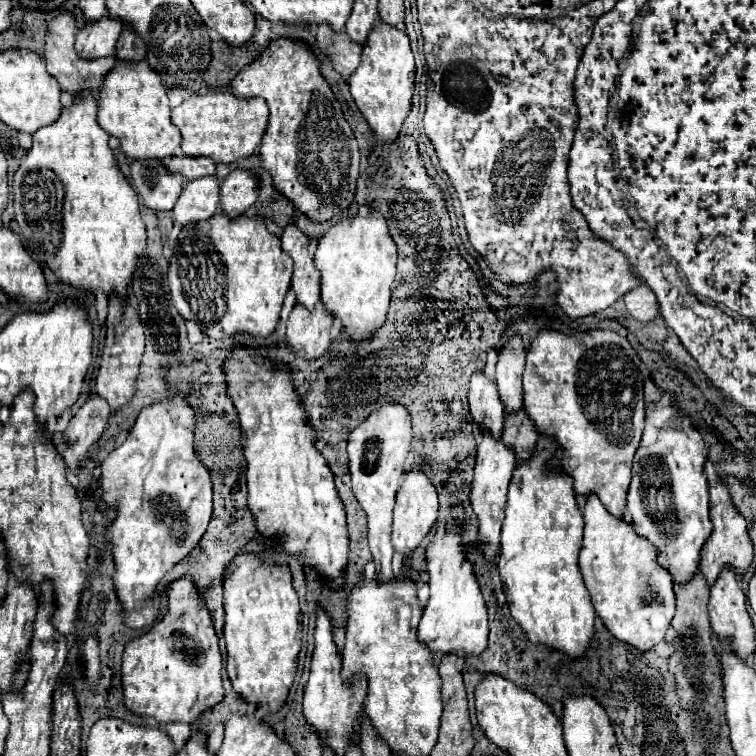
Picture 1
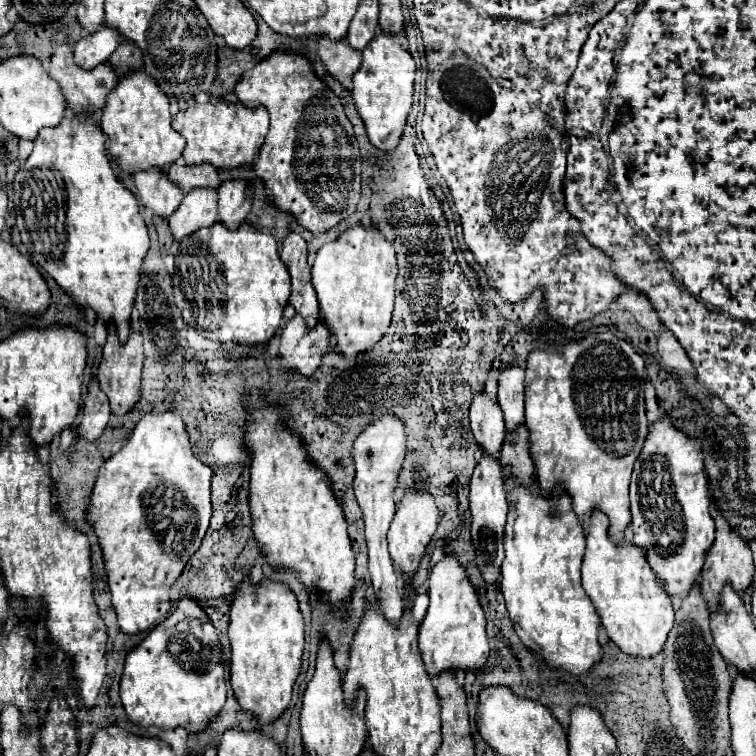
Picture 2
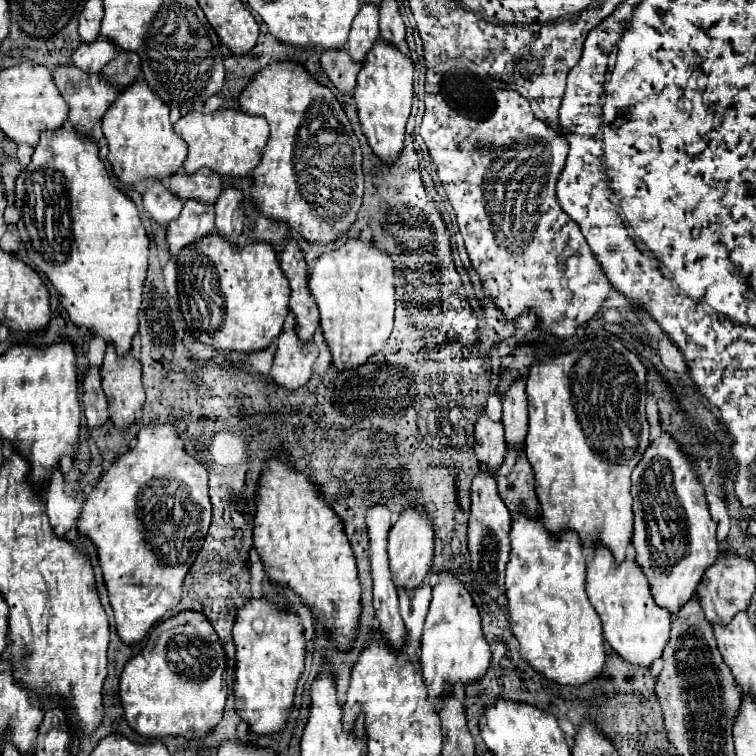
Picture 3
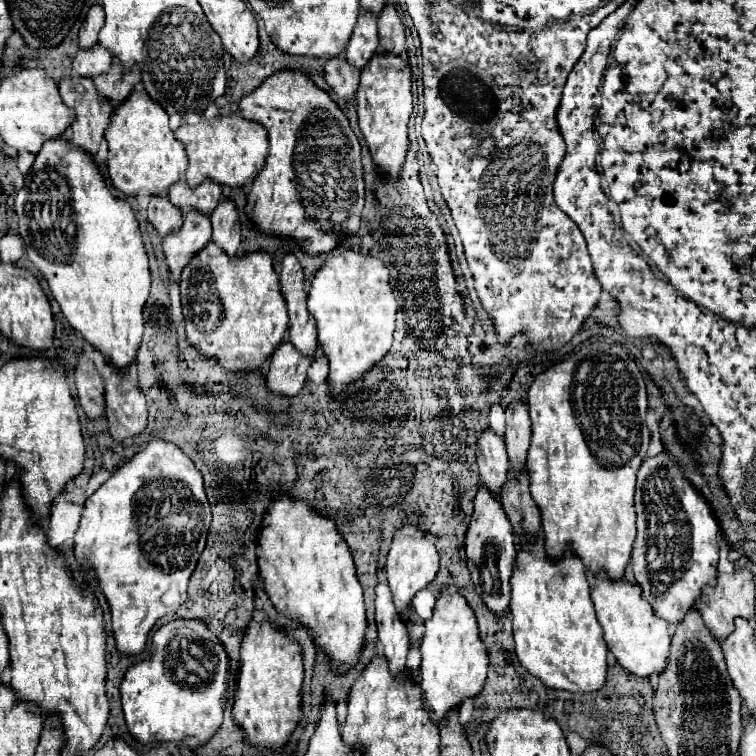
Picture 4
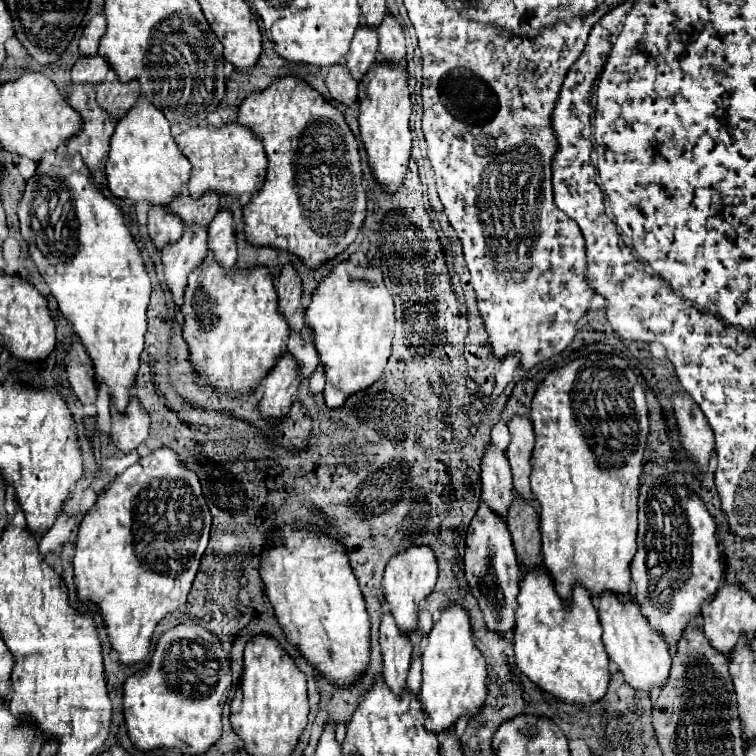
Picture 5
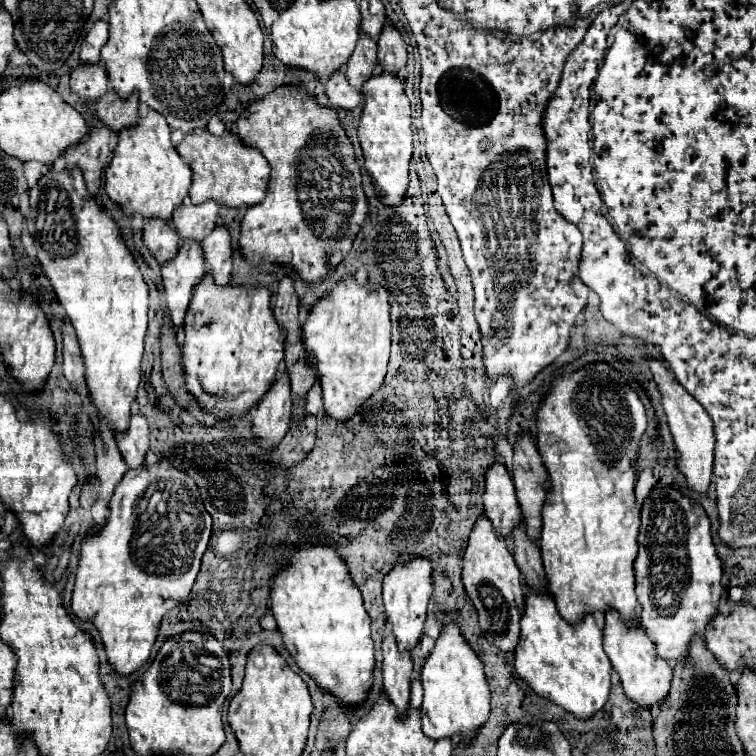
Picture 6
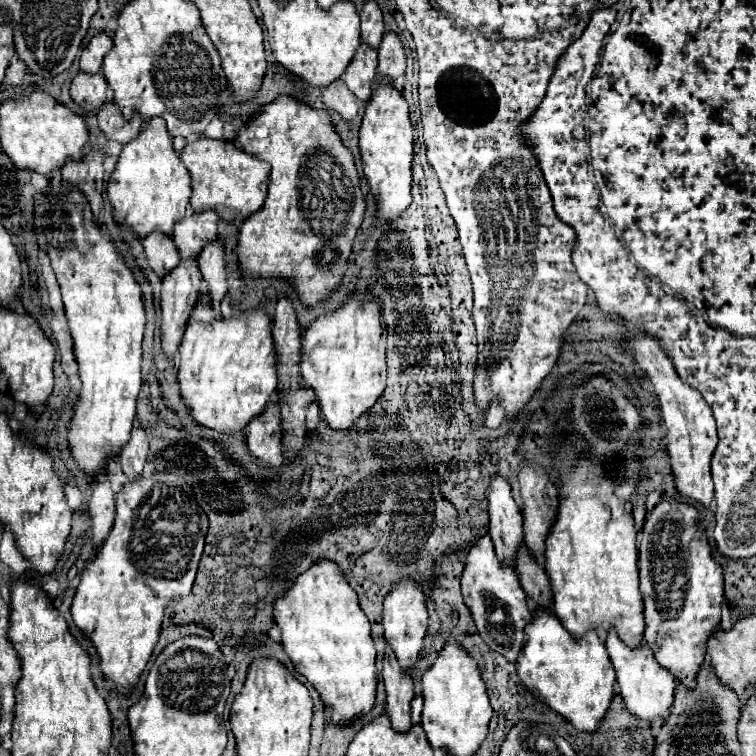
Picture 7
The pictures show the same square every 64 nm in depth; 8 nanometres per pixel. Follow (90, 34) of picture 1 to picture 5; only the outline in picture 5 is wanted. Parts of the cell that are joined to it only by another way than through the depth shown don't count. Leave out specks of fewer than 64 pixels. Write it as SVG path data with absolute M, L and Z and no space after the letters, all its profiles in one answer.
M80 56L78 62L72 68L72 80L74 82L90 82L90 84L100 84L108 78L108 62L104 56Z

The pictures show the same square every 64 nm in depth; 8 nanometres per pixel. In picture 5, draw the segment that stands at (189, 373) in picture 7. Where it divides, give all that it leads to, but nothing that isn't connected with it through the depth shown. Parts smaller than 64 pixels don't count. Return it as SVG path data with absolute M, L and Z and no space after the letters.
M208 252L204 264L200 264L200 268L188 278L180 312L184 316L184 340L190 348L194 370L206 382L214 382L220 390L244 394L256 388L276 364L276 358L284 352L284 344L288 342L288 324L284 324L284 316L280 316L280 310L276 308L276 286L268 268L262 264L248 270L232 268L232 272L224 272L224 268L212 260L212 252Z

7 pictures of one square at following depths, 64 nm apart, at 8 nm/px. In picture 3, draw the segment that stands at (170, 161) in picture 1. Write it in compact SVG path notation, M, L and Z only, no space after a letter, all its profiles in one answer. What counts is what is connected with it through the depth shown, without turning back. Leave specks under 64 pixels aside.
M200 168L200 172L194 172L194 176L188 176L186 172L176 172L176 176L170 176L168 188L178 194L182 200L196 198L206 204L214 204L222 184L220 176L212 174L210 168Z

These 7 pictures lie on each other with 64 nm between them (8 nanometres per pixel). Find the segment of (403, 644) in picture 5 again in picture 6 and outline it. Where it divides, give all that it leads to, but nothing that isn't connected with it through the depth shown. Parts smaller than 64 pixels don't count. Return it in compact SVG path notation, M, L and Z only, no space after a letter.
M392 632L382 640L382 672L384 672L384 692L394 702L394 706L404 714L410 700L410 680L412 680L412 656L410 652L398 652Z

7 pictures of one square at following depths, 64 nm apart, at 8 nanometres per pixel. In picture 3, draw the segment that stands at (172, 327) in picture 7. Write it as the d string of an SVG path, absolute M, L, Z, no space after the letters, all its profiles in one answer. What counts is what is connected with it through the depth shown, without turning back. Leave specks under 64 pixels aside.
M186 200L180 216L168 224L170 254L176 256L186 244L210 234L214 230L214 218L214 206L208 208L206 204L196 204L196 200Z

